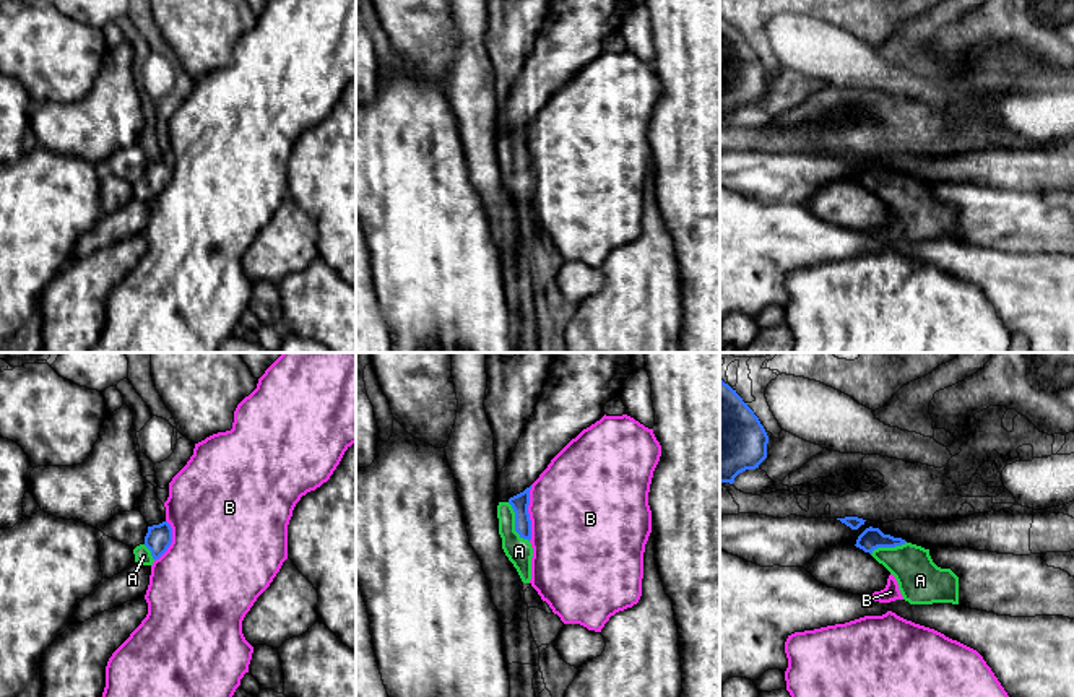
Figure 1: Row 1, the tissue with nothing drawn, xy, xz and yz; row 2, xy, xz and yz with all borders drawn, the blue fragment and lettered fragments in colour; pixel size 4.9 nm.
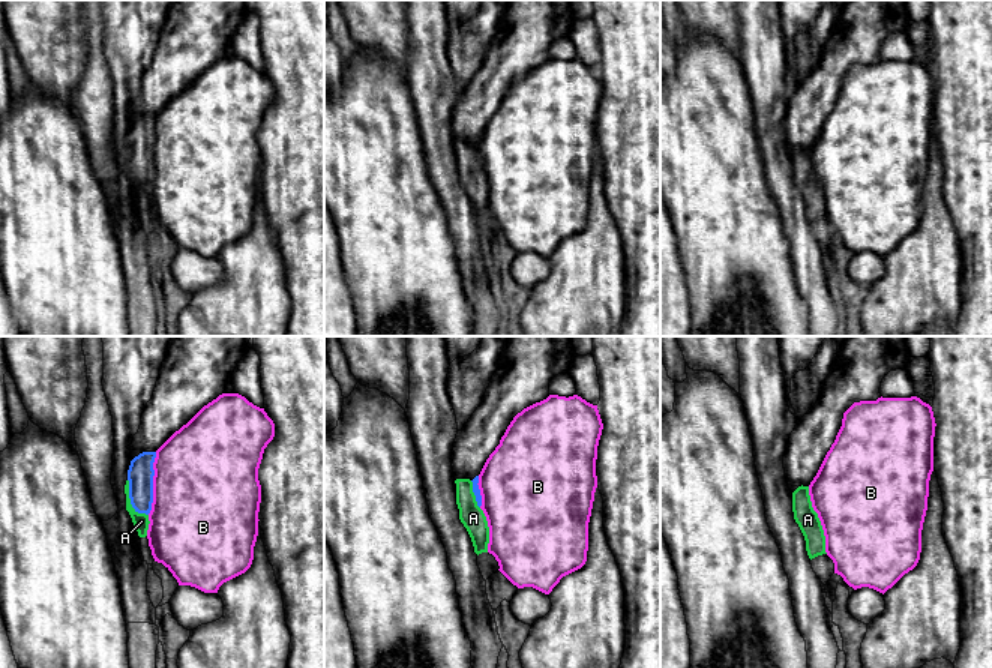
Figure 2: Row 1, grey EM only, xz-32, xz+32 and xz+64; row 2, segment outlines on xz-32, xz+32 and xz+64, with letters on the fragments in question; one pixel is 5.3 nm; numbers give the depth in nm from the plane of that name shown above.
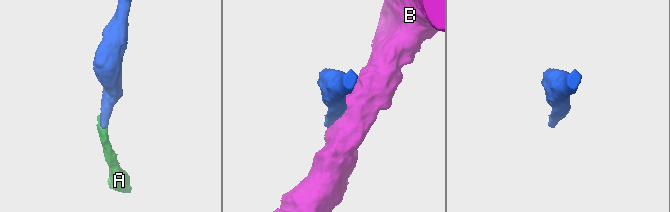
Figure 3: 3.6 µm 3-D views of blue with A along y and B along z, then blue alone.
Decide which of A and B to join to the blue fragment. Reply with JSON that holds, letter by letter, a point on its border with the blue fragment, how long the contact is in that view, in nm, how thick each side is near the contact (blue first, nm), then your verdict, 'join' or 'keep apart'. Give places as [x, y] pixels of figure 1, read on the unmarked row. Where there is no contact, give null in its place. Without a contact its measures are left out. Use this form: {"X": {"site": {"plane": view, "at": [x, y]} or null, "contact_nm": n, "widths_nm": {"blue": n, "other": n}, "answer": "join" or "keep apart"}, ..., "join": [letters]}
{"A": {"site": {"plane": "xz", "at": [515, 160]}, "contact_nm": 220, "widths_nm": {"blue": 90, "other": 130}, "answer": "join"}, "B": {"site": {"plane": "xz", "at": [528, 150]}, "contact_nm": 280, "widths_nm": {"blue": 90, "other": 500}, "answer": "keep apart"}, "join": ["A"]}

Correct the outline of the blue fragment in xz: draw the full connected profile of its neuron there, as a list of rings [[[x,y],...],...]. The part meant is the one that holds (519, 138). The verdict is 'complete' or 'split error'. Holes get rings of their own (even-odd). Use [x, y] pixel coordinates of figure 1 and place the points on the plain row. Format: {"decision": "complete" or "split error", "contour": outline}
{"decision": "split error", "contour": [[[530,123],[510,133],[507,138],[499,138],[499,171],[502,174],[502,185],[509,197],[517,205],[523,219],[531,216],[531,156],[528,149]]]}

